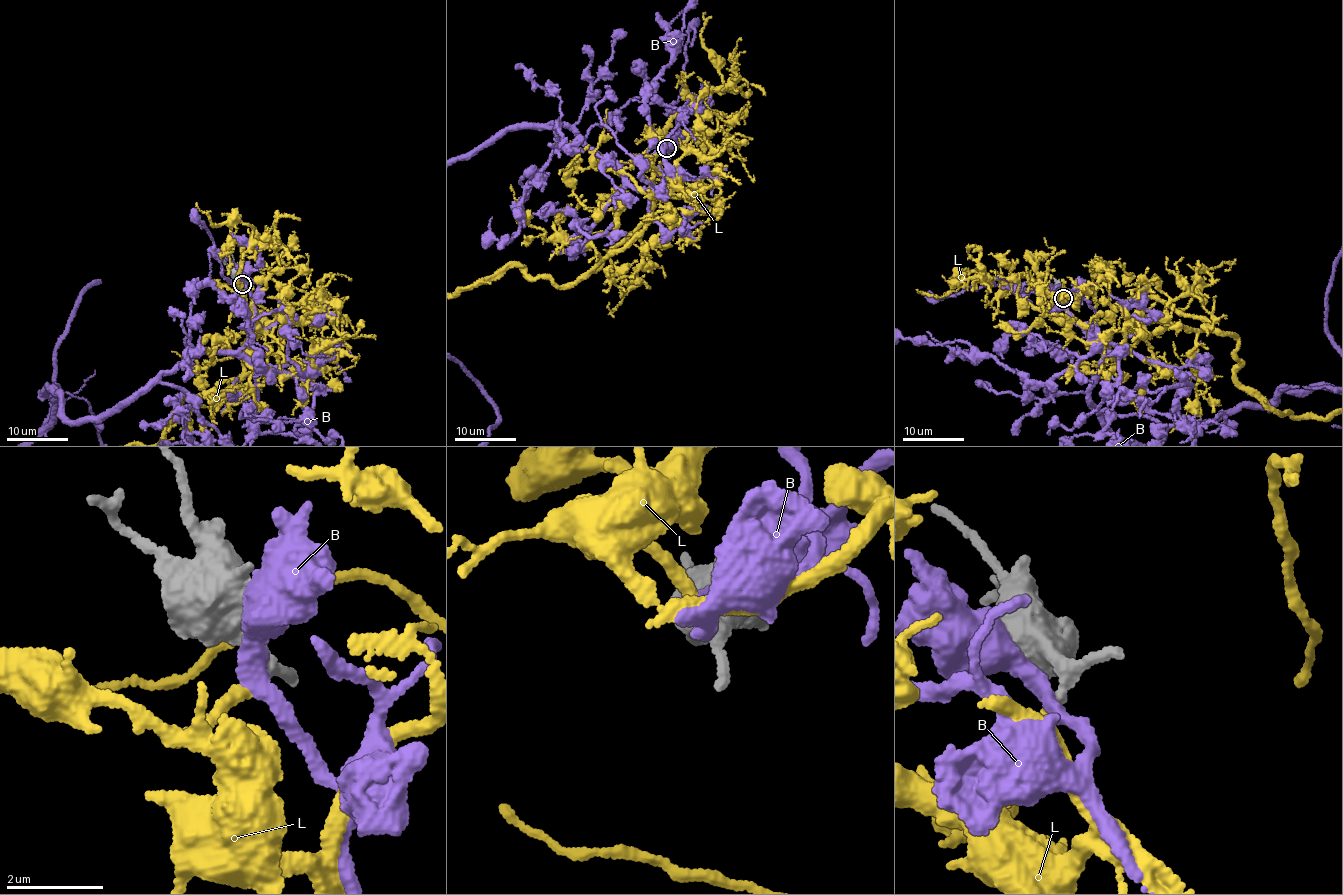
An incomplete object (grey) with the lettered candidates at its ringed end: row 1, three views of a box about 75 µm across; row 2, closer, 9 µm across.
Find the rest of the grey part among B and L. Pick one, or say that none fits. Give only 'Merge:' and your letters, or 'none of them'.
Merge: L

